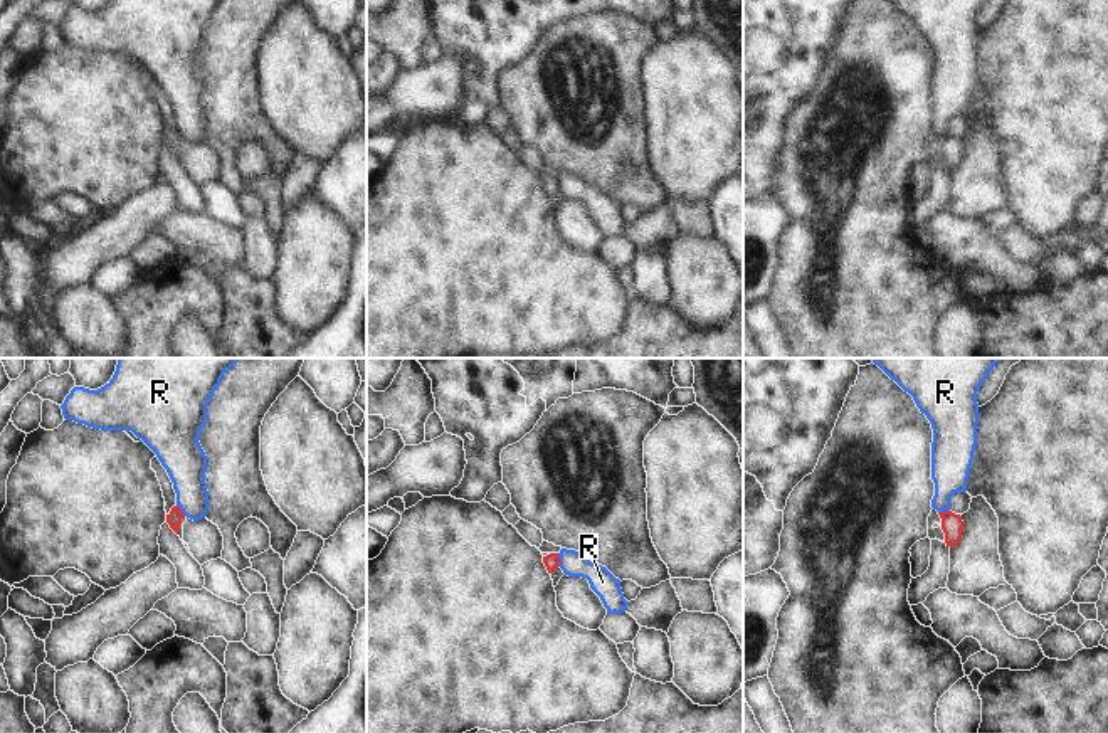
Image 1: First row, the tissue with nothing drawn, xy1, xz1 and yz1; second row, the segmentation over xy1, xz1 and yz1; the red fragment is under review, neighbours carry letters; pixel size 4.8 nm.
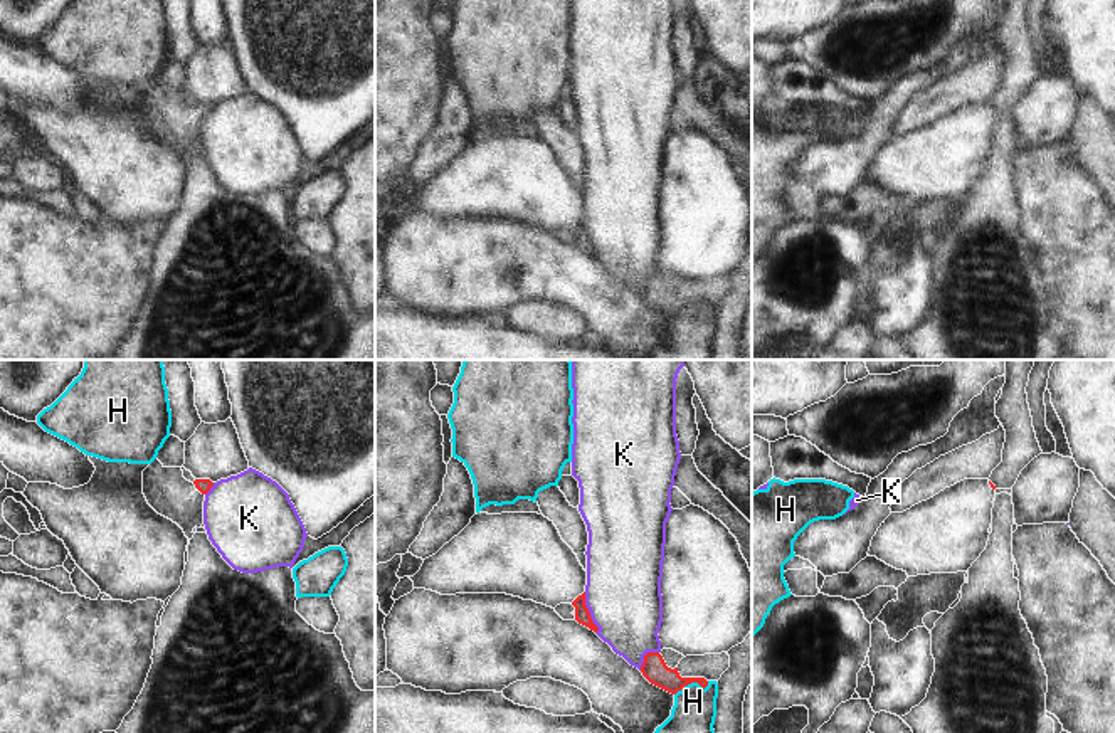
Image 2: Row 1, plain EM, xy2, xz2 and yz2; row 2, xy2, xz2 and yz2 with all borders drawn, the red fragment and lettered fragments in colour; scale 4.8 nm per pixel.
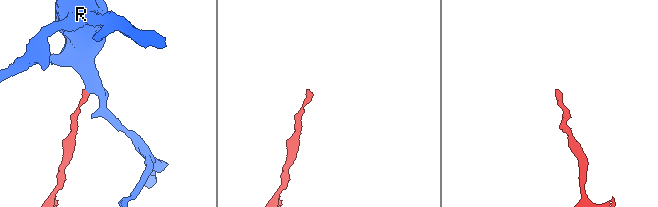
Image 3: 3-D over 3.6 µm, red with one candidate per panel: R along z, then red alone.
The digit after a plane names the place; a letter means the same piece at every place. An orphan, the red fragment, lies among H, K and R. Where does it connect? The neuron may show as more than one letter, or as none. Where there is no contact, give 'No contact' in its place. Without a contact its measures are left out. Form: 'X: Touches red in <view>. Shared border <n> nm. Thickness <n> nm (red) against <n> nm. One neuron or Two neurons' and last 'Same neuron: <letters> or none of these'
H: Touches red in xz2. Shared border 180 nm. Thickness 120 nm (red) against 240 nm. Two neurons
K: Touches red in xz2. Shared border 200 nm. Thickness 80 nm (red) against 360 nm. Two neurons
R: Touches red in xz1. Shared border 70 nm. Thickness 70 nm (red) against 120 nm. Two neurons
Same neuron: none of these

